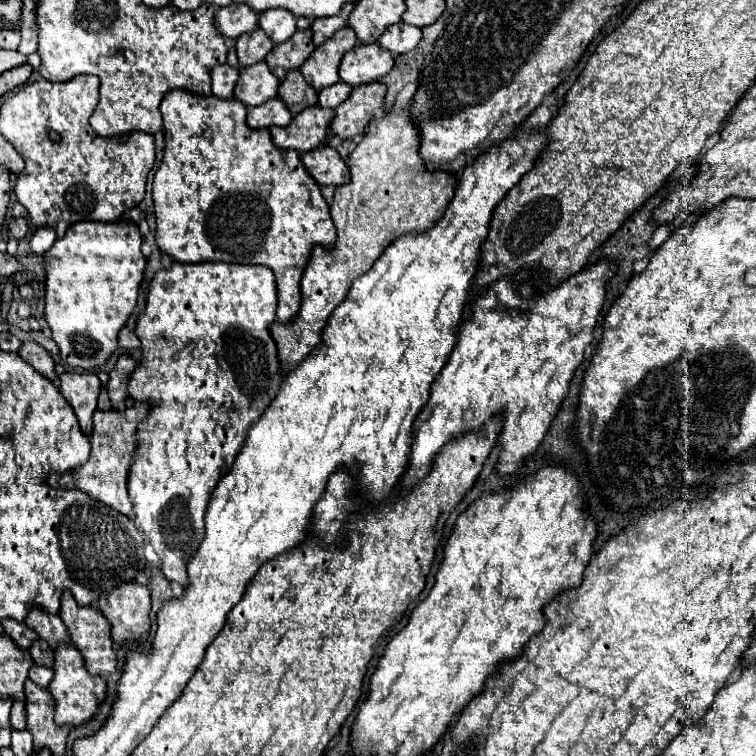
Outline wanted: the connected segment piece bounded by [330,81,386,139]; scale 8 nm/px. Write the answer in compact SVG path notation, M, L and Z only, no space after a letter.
M366 83L352 89L348 101L336 109L336 117L332 121L332 131L340 139L352 139L366 131L372 117L382 109L386 95L384 83Z

